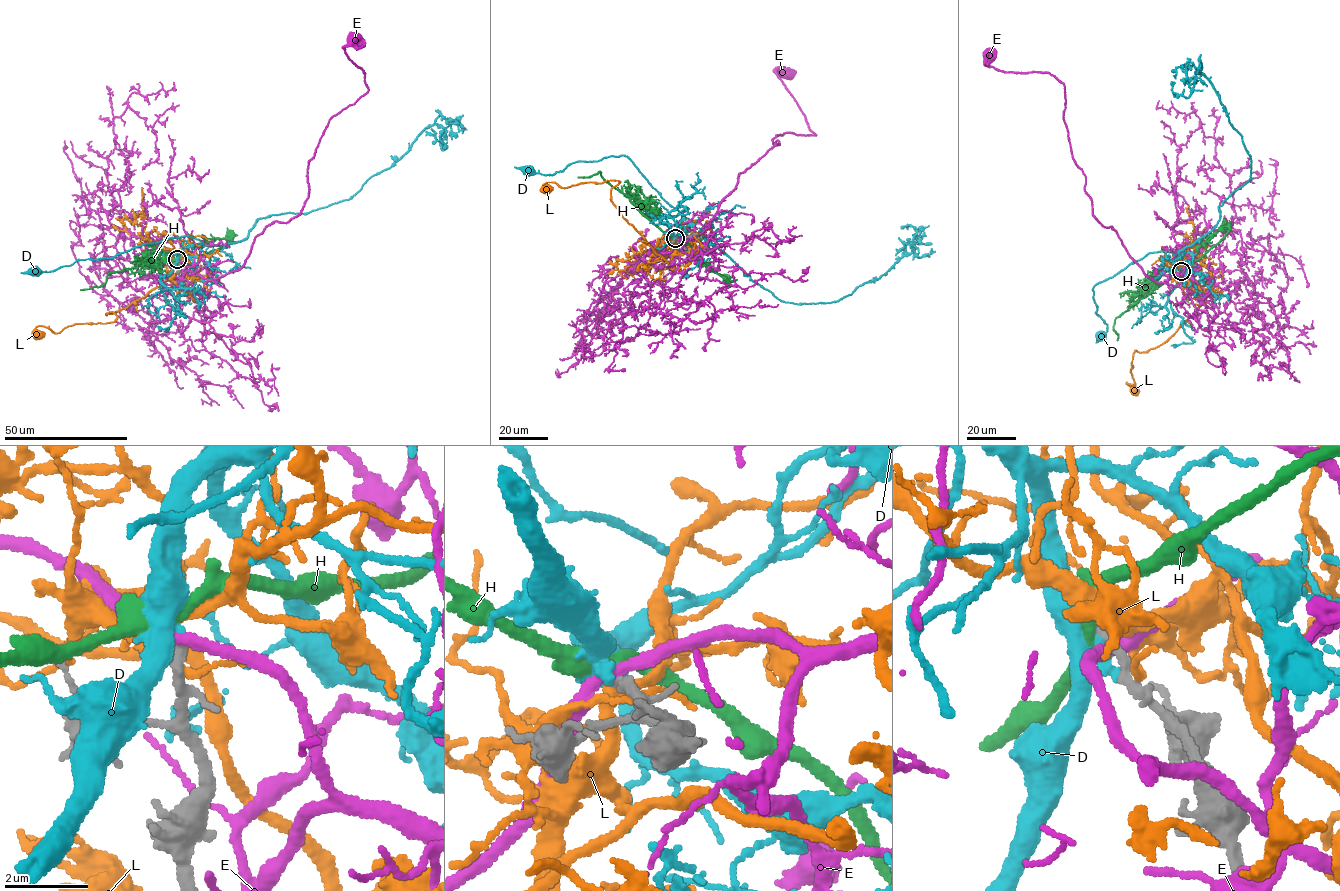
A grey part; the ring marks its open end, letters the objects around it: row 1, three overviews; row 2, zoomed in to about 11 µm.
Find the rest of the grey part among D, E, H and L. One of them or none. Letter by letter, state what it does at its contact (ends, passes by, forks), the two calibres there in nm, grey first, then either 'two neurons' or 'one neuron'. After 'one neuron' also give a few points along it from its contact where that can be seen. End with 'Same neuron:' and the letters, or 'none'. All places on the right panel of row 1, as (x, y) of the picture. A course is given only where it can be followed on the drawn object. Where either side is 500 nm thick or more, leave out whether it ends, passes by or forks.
D: it passes by; calibres 300 and 480 nm; one neuron; course (1182, 271), (1174, 254), (1161, 251), (1098, 283), (1092, 289), (1095, 313), (1107, 329), (1101, 335)
E: it passes by; calibres 320 and 300 nm; two neurons
H: it passes by; calibres 280 and 440 nm; two neurons
L: it passes by; calibres 300 and 320 nm; two neurons
Same neuron: D

